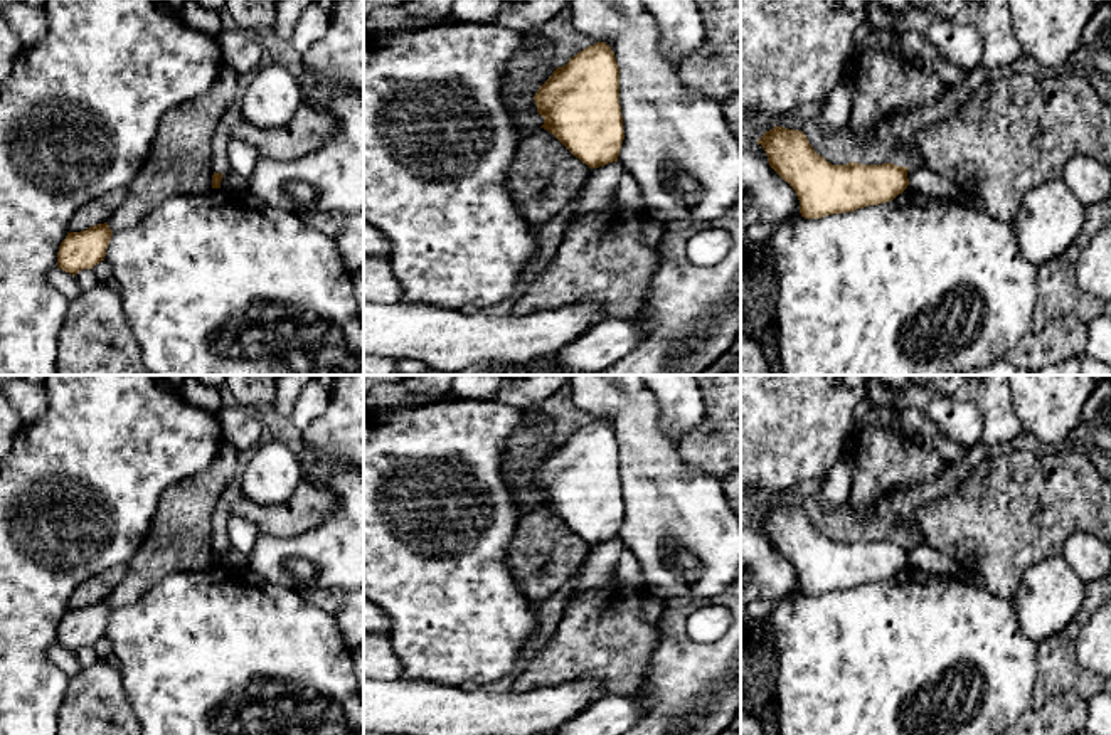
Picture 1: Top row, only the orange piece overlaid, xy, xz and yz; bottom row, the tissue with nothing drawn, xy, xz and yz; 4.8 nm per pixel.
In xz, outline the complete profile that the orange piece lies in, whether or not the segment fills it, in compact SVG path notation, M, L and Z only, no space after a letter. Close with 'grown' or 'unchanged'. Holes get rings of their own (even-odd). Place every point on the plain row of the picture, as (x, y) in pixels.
M596 419L577 429L562 444L557 444L552 452L539 464L534 473L537 489L544 494L540 505L552 510L576 535L586 540L591 547L618 538L621 520L625 516L623 493L619 483L619 444L611 424L604 419Z | unchanged

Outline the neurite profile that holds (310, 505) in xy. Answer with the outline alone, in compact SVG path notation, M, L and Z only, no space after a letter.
M303 478L295 494L279 505L259 506L241 496L231 516L249 520L261 537L293 538L316 528L337 508L338 496L332 489Z

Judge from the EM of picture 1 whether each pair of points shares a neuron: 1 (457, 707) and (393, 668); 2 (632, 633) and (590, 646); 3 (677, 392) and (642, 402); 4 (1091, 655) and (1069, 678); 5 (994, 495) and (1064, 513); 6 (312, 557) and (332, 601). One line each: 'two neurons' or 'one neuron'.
1: two neurons
2: one neuron
3: two neurons
4: two neurons
5: one neuron
6: two neurons

